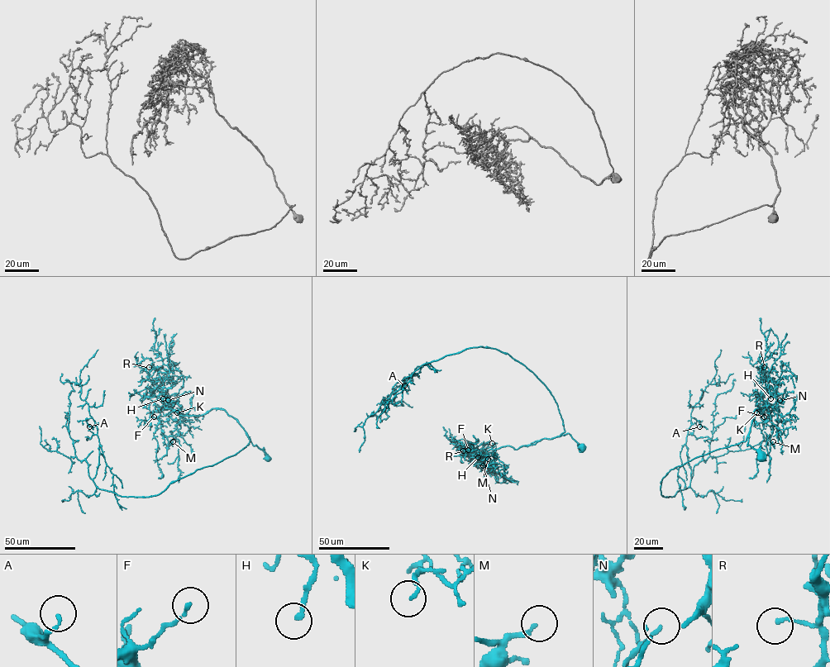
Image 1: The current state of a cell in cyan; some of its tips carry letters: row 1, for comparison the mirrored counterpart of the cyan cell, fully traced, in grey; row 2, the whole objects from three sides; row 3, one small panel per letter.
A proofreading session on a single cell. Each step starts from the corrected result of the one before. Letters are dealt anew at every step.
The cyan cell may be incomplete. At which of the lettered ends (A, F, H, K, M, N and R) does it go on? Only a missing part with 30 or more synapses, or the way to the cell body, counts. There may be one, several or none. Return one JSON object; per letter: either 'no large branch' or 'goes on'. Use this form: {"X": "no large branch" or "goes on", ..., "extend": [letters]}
{"A": "no large branch", "F": "no large branch", "H": "goes on", "K": "no large branch", "M": "goes on", "N": "no large branch", "R": "no large branch", "extend": ["H", "M"]}

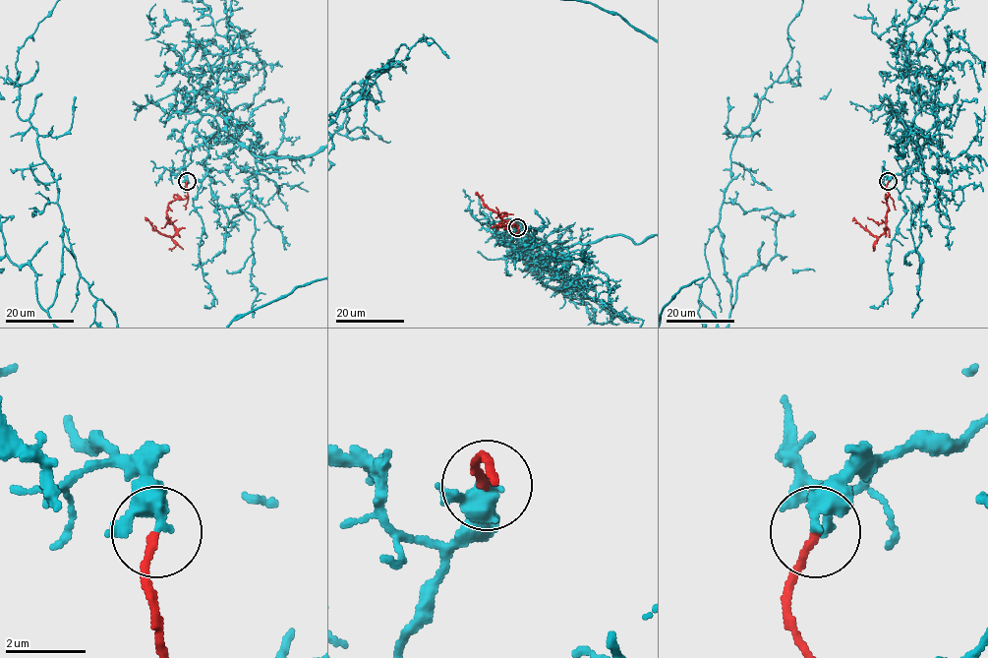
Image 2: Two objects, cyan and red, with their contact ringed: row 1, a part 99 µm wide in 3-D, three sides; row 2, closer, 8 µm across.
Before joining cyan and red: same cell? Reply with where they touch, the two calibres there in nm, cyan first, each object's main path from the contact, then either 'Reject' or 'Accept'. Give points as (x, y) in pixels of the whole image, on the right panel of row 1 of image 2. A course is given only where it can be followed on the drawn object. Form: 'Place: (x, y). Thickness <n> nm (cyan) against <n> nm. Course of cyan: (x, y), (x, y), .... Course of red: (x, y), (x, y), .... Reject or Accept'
Place: (888, 181). Thickness 280 nm (cyan) against 180 nm. Course of red: (889, 181), (883, 232), (877, 237), (851, 220). Accept

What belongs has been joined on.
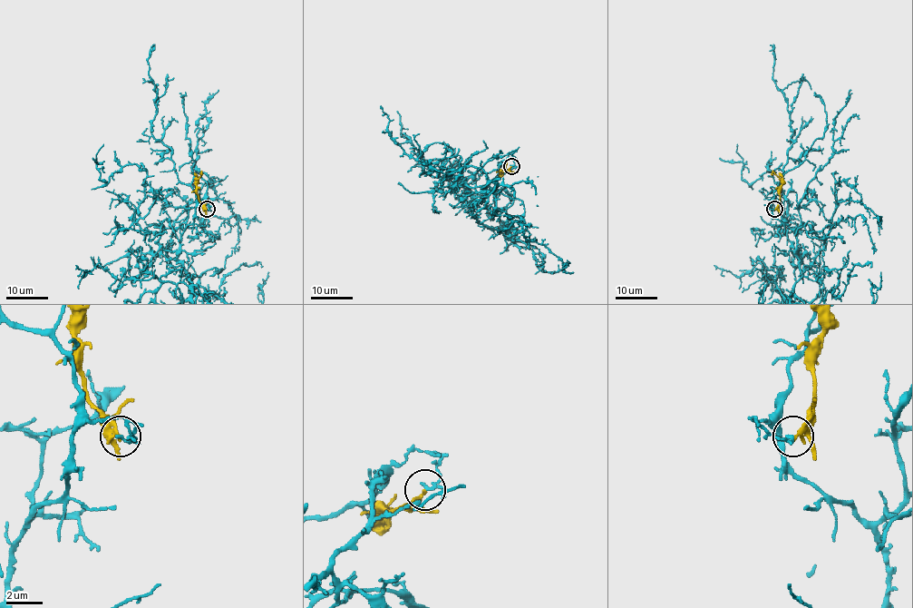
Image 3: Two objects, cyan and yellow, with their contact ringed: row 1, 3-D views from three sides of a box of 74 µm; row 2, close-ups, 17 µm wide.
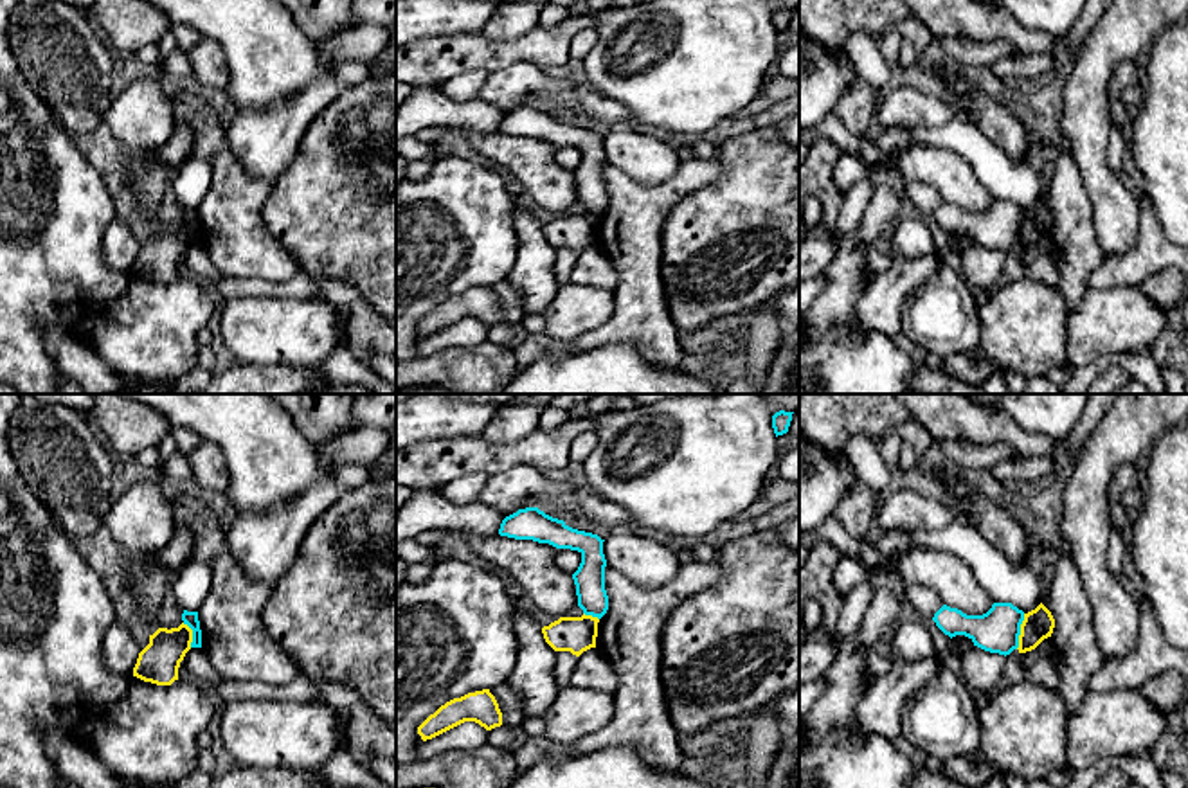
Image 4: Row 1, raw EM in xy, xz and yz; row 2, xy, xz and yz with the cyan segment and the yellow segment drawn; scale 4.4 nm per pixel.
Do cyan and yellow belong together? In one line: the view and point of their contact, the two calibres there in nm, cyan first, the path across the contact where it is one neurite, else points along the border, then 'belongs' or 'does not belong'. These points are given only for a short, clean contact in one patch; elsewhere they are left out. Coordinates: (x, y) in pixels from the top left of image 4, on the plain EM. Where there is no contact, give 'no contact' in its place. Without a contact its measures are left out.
yz (1019, 229) | 200/140 nm | along yz (1025, 211), (1016, 245) | does not belong

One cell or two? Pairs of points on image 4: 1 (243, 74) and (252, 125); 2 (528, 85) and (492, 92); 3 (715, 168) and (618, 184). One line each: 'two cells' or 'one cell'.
1: two cells
2: one cell
3: one cell

